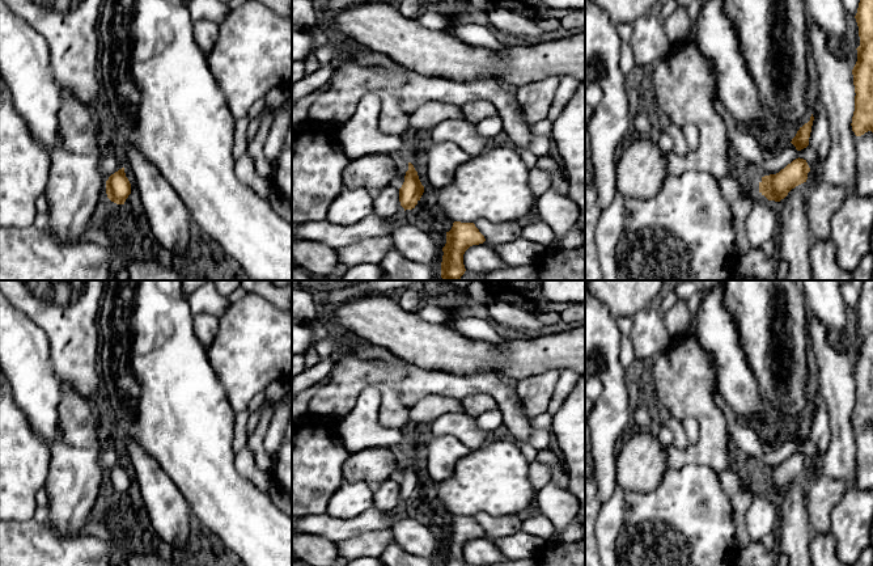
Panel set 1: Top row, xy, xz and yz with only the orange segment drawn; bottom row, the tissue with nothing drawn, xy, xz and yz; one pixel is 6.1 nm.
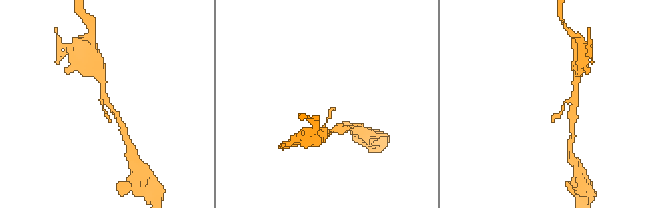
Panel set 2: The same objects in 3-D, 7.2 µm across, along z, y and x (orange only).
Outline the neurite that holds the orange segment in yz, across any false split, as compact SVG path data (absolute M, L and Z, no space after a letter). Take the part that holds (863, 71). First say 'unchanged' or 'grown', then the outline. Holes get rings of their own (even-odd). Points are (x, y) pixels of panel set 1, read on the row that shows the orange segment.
unchanged; M860 0L855 18L860 46L852 69L856 96L851 126L855 135L861 136L873 132L873 0Z

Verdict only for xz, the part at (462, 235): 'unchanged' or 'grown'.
unchanged

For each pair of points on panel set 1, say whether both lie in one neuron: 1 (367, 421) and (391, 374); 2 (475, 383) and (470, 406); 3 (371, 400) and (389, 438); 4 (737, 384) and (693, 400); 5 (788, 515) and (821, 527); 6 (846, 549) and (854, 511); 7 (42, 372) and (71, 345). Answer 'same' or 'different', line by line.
1: different
2: different
3: same
4: different
5: different
6: same
7: different

